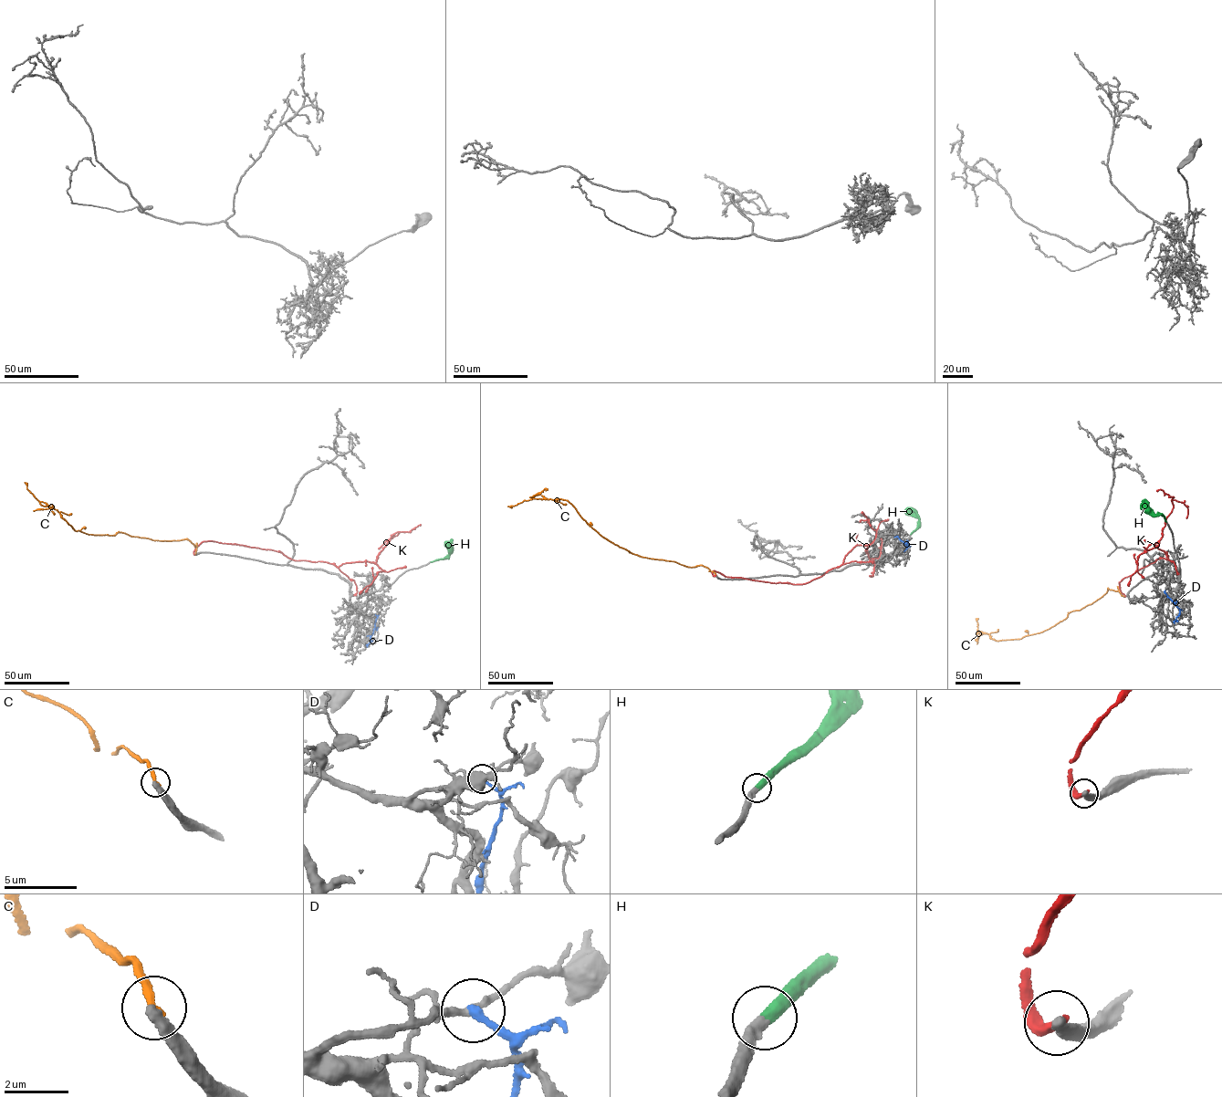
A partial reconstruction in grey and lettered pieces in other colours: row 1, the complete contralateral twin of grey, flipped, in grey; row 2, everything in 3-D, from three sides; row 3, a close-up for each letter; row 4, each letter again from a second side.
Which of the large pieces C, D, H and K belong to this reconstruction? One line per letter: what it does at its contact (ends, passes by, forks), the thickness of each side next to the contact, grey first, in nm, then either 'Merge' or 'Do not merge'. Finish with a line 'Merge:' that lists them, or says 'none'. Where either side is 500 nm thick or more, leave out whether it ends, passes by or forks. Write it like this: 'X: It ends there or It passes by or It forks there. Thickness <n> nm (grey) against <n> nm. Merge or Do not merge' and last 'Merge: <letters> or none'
C: It ends there. Thickness 360 nm (grey) against 260 nm. Do not merge
D: It ends there. Thickness 220 nm (grey) against 260 nm. Do not merge
H: It ends there. Thickness 360 nm (grey) against 380 nm. Merge
K: It ends there. Thickness 480 nm (grey) against 360 nm. Do not merge
Merge: H

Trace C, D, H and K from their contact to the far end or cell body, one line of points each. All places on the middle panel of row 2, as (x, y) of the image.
C: (715, 574), (701, 565), (690, 567), (631, 553), (601, 536), (568, 501), (530, 499), (539, 492), (529, 497)
D: (894, 537), (898, 537), (907, 548), (907, 541)
H: (911, 534), (916, 528), (919, 520), (906, 508)
K: (715, 575), (714, 570), (799, 584), (838, 568), (861, 545), (866, 546), (869, 561), (873, 561), (869, 576)

